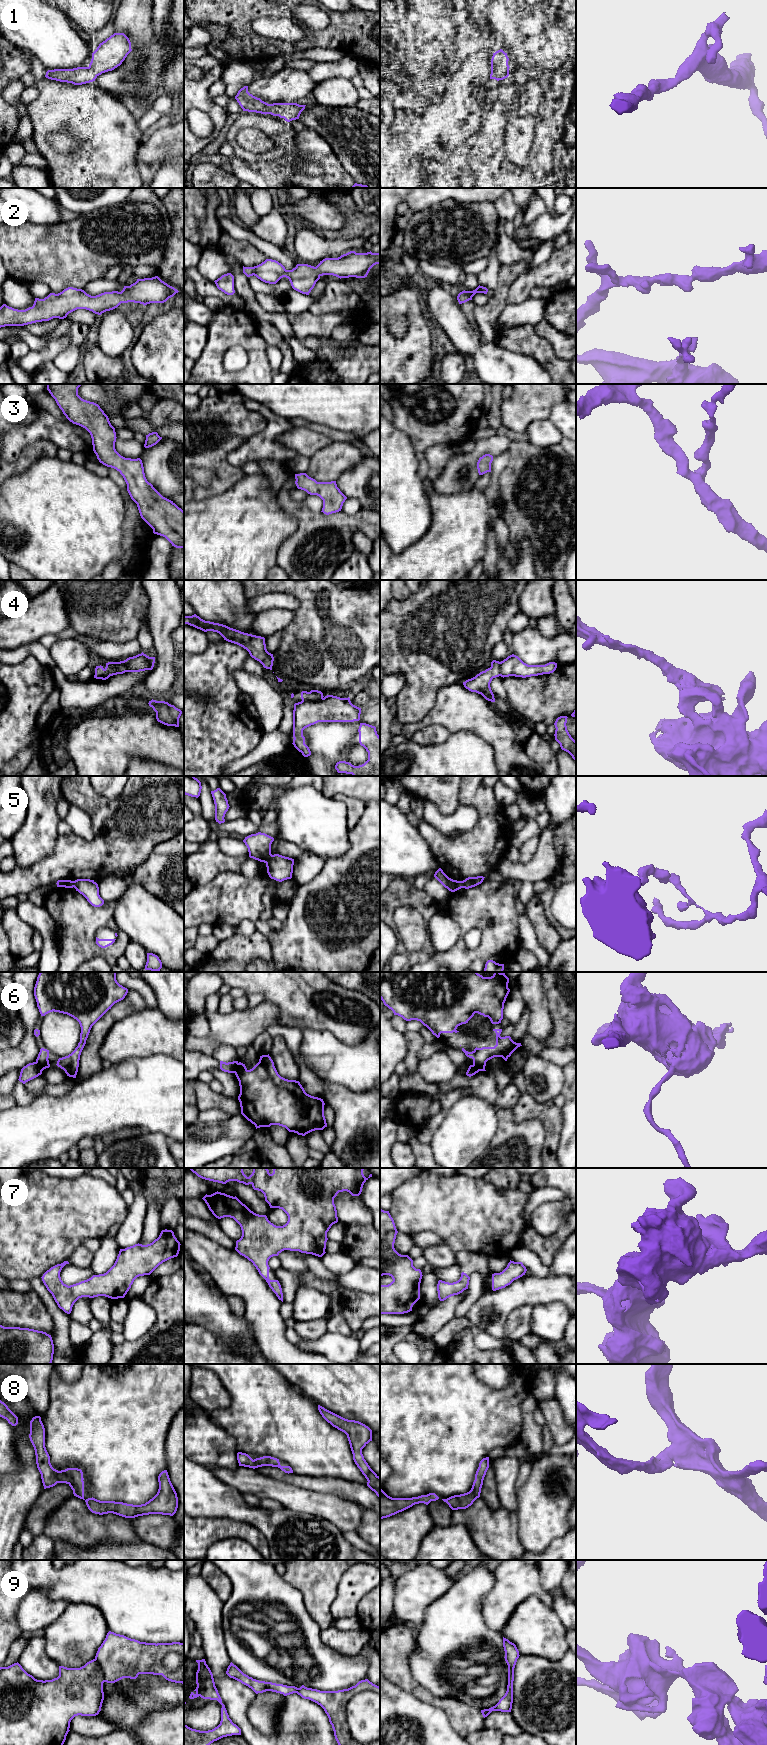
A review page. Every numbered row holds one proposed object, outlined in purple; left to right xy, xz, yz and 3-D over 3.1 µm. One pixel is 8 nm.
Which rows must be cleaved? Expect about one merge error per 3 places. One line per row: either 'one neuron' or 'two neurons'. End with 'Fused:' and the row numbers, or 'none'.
1: one neuron
2: one neuron
3: one neuron
4: two neurons
5: two neurons
6: two neurons
7: one neuron
8: one neuron
9: two neurons
Fused: 4, 5, 6, 9

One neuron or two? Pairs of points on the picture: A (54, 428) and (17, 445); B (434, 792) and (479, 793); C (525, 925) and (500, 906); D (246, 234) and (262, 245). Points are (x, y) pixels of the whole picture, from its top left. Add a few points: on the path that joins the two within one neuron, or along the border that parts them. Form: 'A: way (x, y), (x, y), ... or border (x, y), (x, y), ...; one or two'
A: way (45, 428), (37, 429), (26, 436); one
B: border (460, 786), (458, 804); two
C: border (517, 916), (519, 942); two
D: way (250, 236), (258, 243); one

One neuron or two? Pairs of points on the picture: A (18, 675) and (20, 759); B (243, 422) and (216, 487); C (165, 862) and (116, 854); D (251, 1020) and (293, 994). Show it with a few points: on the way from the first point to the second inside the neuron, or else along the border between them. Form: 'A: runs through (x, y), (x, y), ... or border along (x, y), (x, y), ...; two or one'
A: border along (38, 751), (34, 747), (25, 747), (10, 760); two
B: runs through (227, 438), (221, 444), (221, 471); one
C: border along (162, 842), (159, 842), (150, 854), (134, 868); two
D: border along (264, 1000), (273, 1003), (277, 1007), (280, 1024); two

